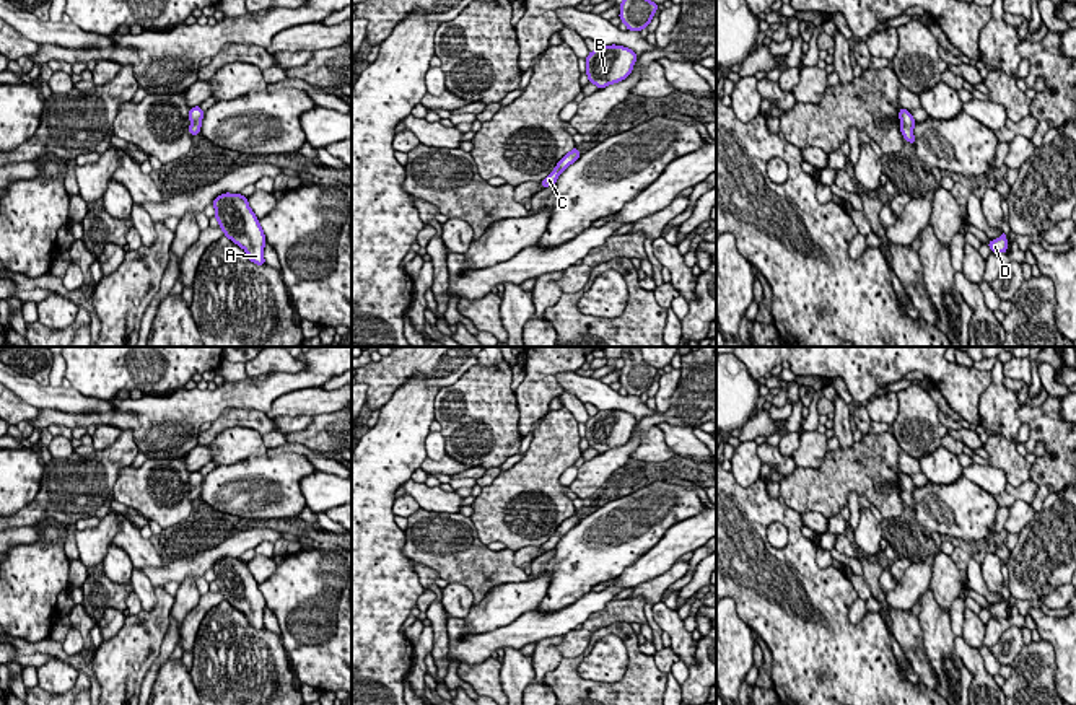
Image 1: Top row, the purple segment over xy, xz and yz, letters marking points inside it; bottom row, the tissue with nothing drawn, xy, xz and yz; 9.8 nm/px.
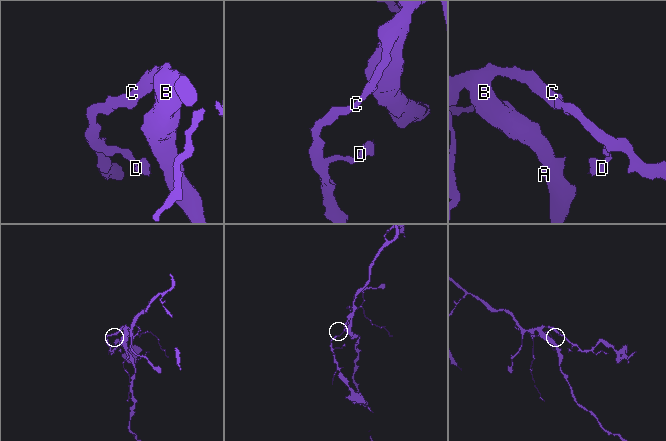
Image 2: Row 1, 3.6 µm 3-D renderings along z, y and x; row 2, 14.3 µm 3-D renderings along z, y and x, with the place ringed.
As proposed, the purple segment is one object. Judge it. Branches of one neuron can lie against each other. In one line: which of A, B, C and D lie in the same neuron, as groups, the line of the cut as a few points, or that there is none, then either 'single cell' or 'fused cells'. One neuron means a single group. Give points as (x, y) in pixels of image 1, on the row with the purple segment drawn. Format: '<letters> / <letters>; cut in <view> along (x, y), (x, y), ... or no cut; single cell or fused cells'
A B C D; no cut; single cell

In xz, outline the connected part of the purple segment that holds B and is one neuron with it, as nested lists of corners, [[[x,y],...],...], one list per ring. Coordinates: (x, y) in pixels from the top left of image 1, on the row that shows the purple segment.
[[[599,46],[586,57],[589,83],[599,90],[630,77],[636,54],[623,46]]]

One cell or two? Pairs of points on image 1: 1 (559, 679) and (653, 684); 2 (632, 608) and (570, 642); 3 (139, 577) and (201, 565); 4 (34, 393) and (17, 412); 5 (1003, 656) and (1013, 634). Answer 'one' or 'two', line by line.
1: one
2: one
3: two
4: two
5: one

